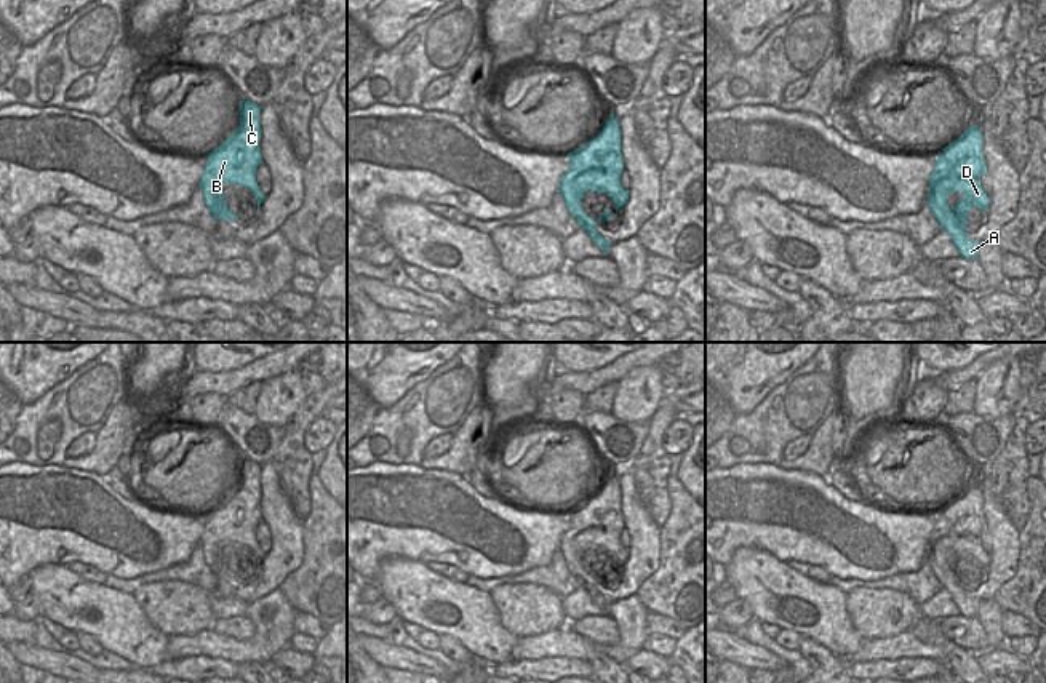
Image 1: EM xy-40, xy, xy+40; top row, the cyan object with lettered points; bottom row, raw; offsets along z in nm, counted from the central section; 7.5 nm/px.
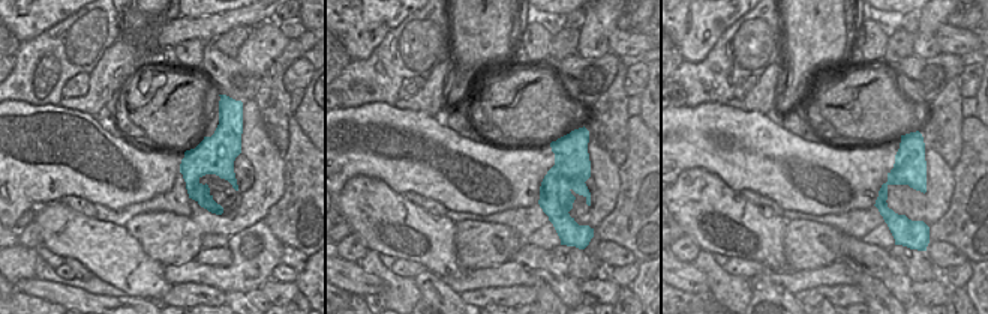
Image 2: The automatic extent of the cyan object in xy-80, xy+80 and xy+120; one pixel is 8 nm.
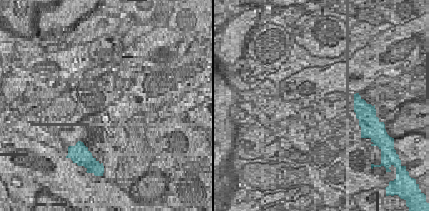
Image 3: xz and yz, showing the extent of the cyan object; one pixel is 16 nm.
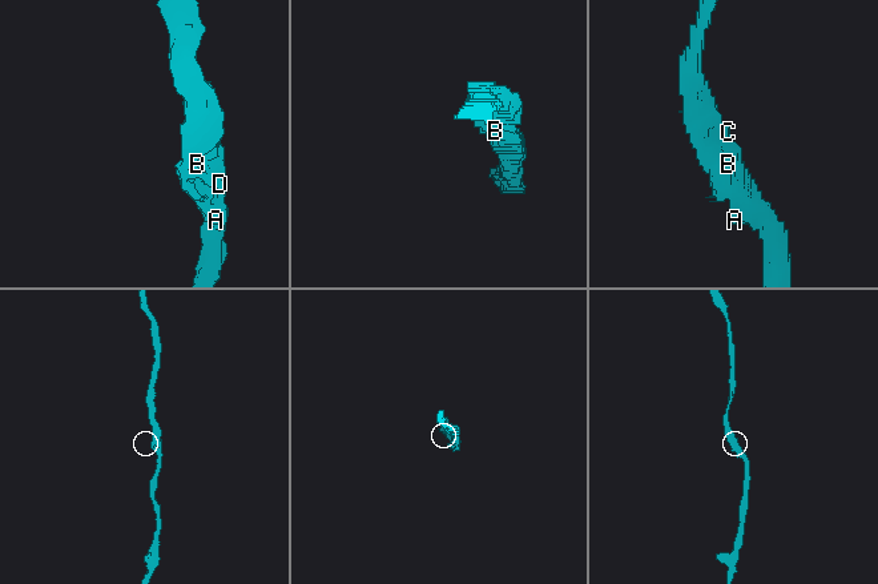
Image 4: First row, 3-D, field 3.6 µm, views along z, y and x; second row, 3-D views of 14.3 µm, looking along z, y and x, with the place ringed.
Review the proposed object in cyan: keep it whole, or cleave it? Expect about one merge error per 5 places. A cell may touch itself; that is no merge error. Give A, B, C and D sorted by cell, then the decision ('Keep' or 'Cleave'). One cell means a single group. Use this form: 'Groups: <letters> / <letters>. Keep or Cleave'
Groups: A B C D. Keep.

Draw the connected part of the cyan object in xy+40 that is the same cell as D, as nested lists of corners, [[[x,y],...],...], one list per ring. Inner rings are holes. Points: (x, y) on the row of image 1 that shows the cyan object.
[[[977,125],[968,128],[955,142],[942,149],[936,158],[934,171],[929,178],[928,205],[945,230],[961,258],[969,261],[979,254],[979,242],[966,235],[966,219],[971,208],[988,210],[988,195],[980,186],[980,176],[987,174],[985,157],[982,154],[982,131]],[[950,192],[964,192],[956,208],[952,211],[947,198]]]

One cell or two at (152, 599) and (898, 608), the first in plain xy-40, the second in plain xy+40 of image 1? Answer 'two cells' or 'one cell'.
one cell

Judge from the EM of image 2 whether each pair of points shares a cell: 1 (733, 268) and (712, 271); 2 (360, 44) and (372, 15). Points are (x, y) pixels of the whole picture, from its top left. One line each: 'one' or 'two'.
1: two
2: one

